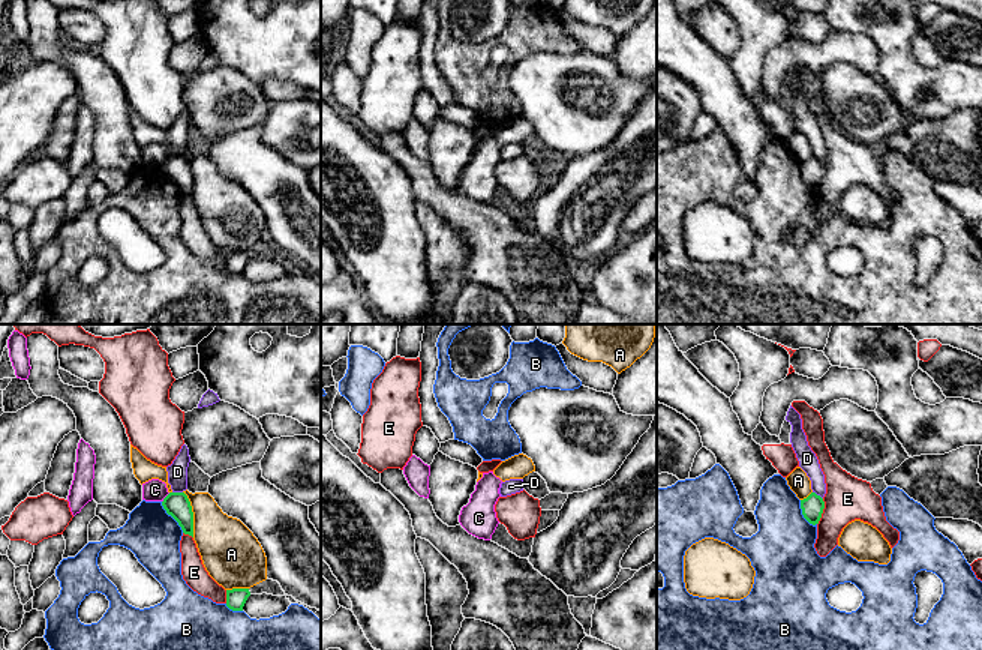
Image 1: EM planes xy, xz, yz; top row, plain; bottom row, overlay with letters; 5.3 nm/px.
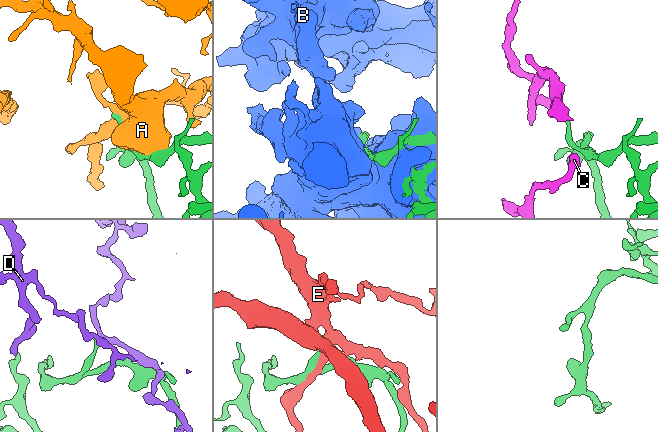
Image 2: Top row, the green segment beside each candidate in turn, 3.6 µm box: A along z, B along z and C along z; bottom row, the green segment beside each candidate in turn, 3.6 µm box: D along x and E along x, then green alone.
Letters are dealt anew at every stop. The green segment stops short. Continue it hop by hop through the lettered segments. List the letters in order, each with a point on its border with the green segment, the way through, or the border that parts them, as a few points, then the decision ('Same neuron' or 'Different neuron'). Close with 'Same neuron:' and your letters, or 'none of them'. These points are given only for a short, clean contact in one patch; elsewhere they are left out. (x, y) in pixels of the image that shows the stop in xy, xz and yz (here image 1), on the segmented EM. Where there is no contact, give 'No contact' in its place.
A: Touches green at xy (192, 514). Different neuron
B: Touches green at xy (171, 515). Different neuron
C: Touches green at xy (165, 497). Boundary: xy (170, 493), (162, 502). Different neuron
D: Touches green at xy (177, 493). Boundary: xy (173, 491), (182, 493). Different neuron
E: Touches green at yz (822, 512). Different neuron
Same neuron: none of them

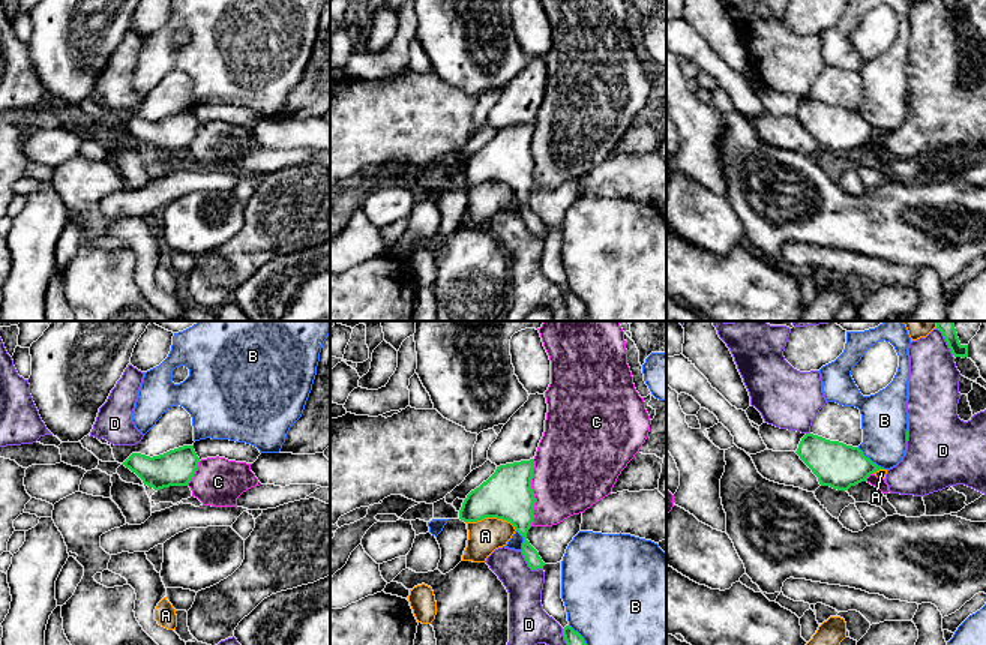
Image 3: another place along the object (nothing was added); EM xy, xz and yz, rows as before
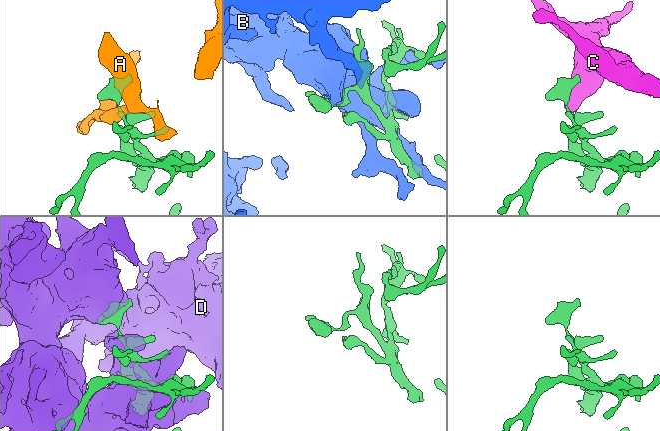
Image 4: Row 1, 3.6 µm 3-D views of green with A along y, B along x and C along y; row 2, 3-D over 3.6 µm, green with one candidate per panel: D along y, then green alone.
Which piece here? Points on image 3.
A: Touches green at xz (491, 516). Different neuron
B: Touches green at yz (869, 459). Different neuron
C: Touches green at xz (533, 494). Different neuron
D: Touches green at xz (529, 566). Different neuron
Same neuron: none of them

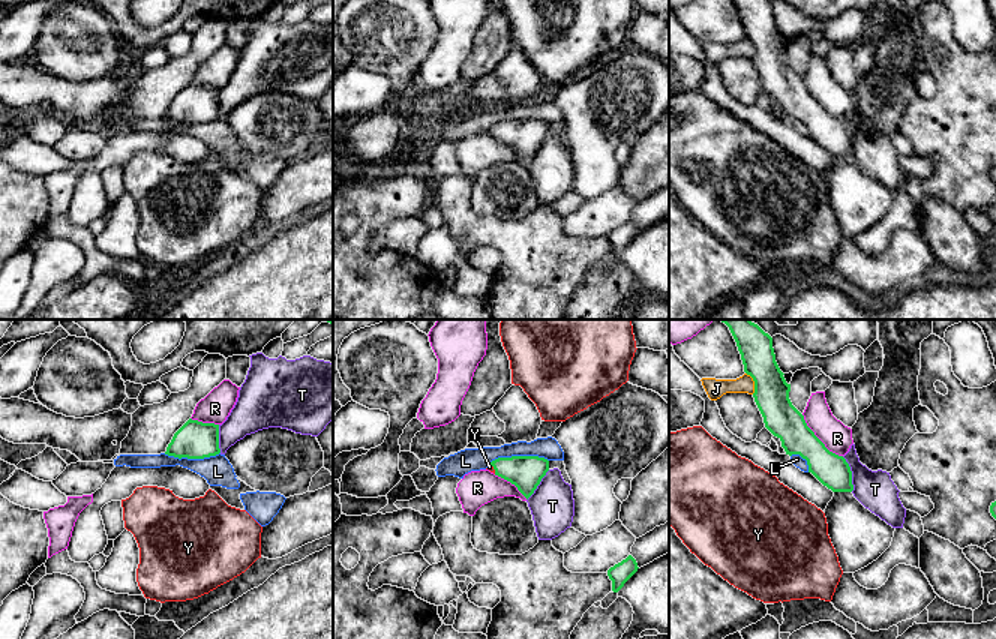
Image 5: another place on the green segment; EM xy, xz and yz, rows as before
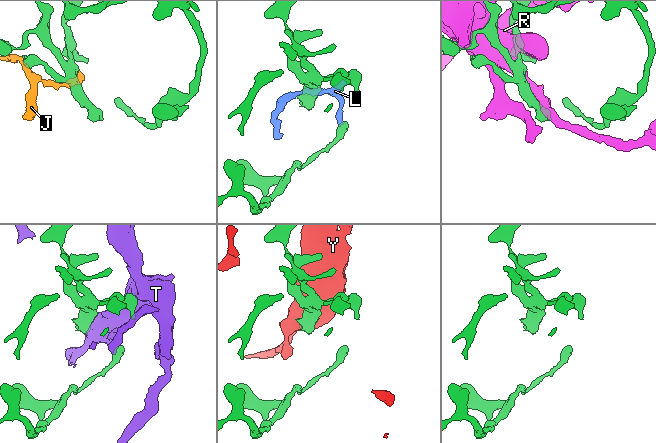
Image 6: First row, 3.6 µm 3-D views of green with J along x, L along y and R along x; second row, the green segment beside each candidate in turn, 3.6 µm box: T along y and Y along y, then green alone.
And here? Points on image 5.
J: Touches green at yz (755, 383). Different neuron
L: Touches green at xz (518, 456). Boundary: xz (548, 459), (537, 456), (498, 456), (488, 464). Different neuron
R: Touches green at yz (818, 438). Different neuron
T: Touches green at yz (851, 474). Different neuron
Y: Touches green at xz (494, 468). Path across: xz (525, 473), (512, 468), (494, 468), (489, 467). Same neuron
Same neuron: Y

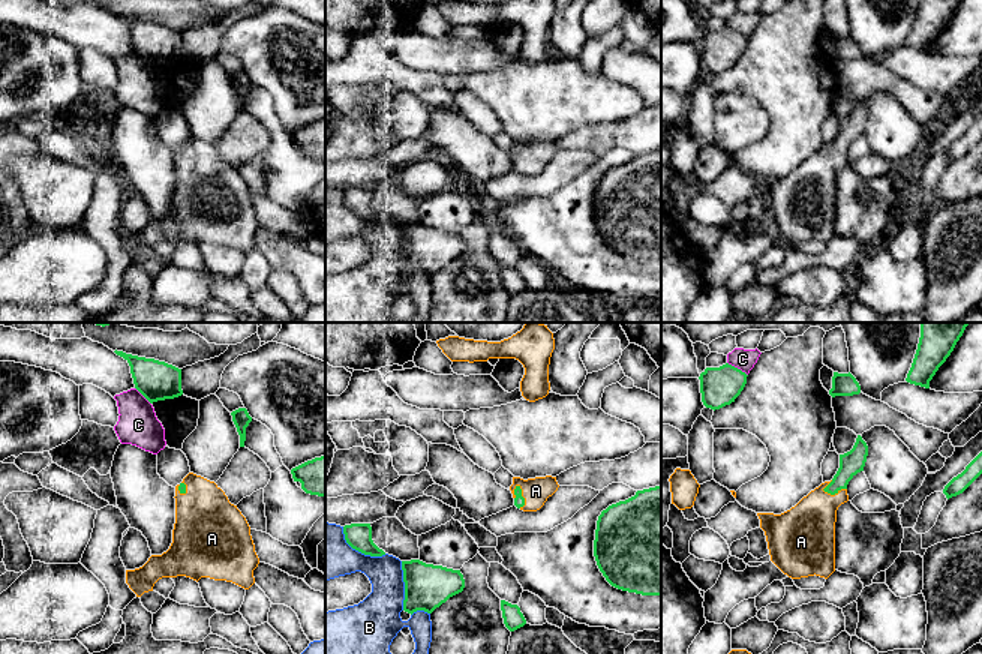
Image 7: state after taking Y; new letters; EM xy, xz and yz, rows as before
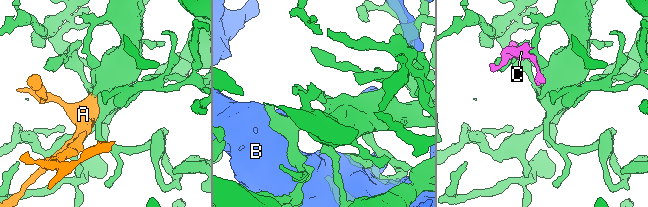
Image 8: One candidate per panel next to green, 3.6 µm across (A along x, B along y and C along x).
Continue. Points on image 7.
A: Touches green at xz (522, 497). Path across: xz (519, 501), (522, 497), (535, 491). Same neuron
B: Touches green at xz (359, 551). Different neuron
C: Touches green at yz (736, 368). Different neuron
Same neuron: A

